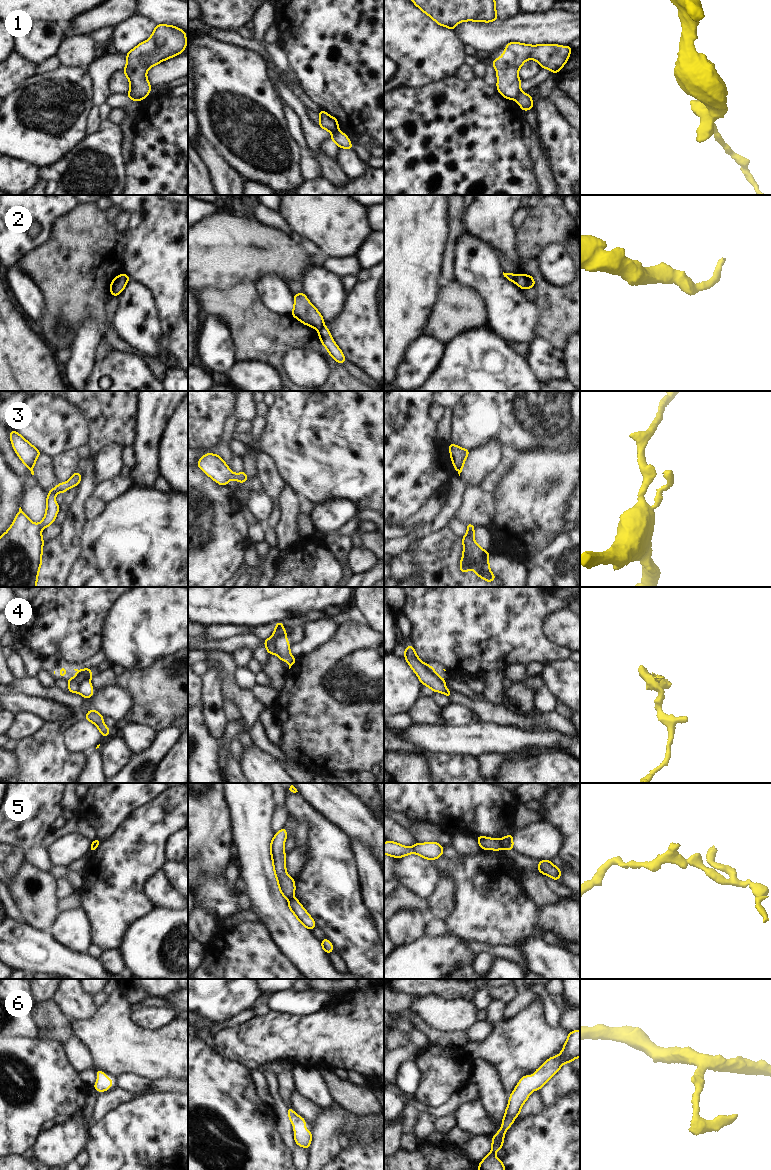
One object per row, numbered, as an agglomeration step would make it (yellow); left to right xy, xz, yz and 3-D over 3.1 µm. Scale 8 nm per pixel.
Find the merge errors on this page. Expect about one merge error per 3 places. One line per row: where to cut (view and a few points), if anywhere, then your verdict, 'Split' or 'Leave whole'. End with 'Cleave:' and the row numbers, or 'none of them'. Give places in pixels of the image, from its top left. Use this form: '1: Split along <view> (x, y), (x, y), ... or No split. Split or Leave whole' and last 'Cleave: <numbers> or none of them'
1: Split along yz (520, 91), (515, 99). Split
2: Split along yz (515, 275), (516, 283). Split
3: No split. Leave whole
4: No split. Leave whole
5: Split along yz (499, 839), (502, 847). Split
6: No split. Leave whole
Cleave: 1, 2, 5

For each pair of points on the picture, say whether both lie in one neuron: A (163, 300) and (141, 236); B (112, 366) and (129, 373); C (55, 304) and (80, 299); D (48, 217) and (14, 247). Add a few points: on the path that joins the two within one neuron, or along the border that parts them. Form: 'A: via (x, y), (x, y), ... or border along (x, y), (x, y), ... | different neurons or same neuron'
A: via (163, 284), (163, 258), (157, 252) | same neuron
B: via (116, 366), (125, 370) | same neuron
C: via (61, 304), (67, 299), (74, 299) | same neuron
D: via (45, 228), (45, 231), (34, 242), (25, 243) | same neuron

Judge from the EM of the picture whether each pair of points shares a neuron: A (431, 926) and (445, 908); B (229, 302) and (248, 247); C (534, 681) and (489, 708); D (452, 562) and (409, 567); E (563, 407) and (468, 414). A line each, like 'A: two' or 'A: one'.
A: two
B: two
C: two
D: one
E: one

